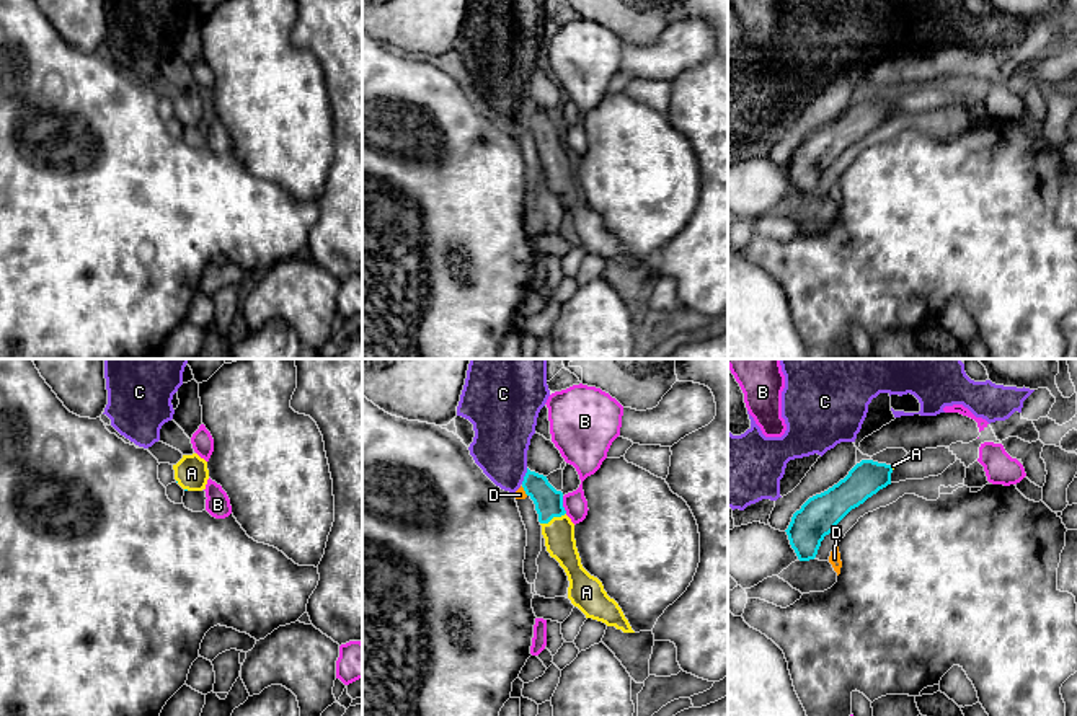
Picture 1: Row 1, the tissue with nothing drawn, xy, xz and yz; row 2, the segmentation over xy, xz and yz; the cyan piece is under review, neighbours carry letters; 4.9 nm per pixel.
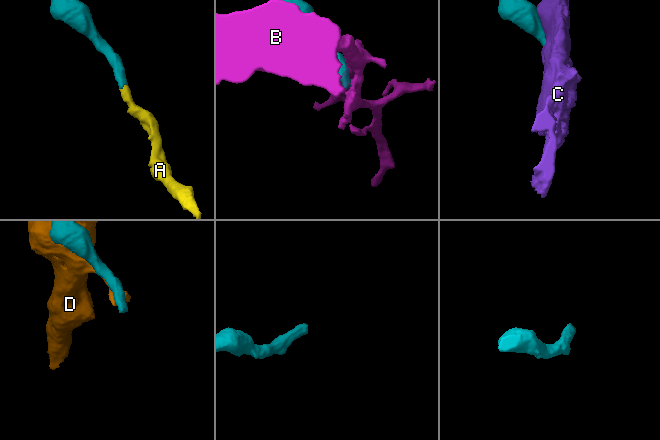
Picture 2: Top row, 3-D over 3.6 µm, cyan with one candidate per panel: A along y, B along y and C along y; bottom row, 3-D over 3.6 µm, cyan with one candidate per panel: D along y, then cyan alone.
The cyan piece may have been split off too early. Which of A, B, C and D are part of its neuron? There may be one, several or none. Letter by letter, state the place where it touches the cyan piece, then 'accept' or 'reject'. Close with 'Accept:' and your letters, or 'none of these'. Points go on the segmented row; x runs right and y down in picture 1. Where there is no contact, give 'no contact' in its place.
A: contact xz (552, 517); accept
B: contact xz (562, 504); reject
C: contact xz (524, 477); reject
D: contact xz (524, 490); reject
Accept: A

